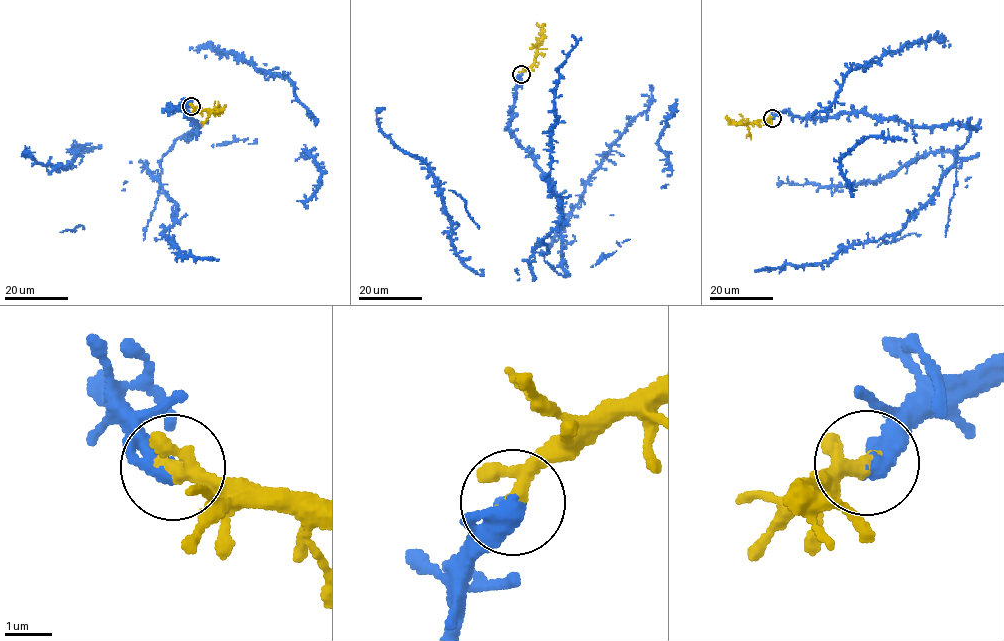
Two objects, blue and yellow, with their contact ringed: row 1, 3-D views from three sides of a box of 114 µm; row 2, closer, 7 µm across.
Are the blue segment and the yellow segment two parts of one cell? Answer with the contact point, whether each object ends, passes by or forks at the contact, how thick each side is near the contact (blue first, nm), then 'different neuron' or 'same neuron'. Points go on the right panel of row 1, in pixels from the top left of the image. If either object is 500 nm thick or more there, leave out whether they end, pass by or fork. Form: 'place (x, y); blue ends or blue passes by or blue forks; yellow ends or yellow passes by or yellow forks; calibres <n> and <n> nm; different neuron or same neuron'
place (772, 118); blue ends; yellow passes by; calibres 480 and 280 nm; same neuron

